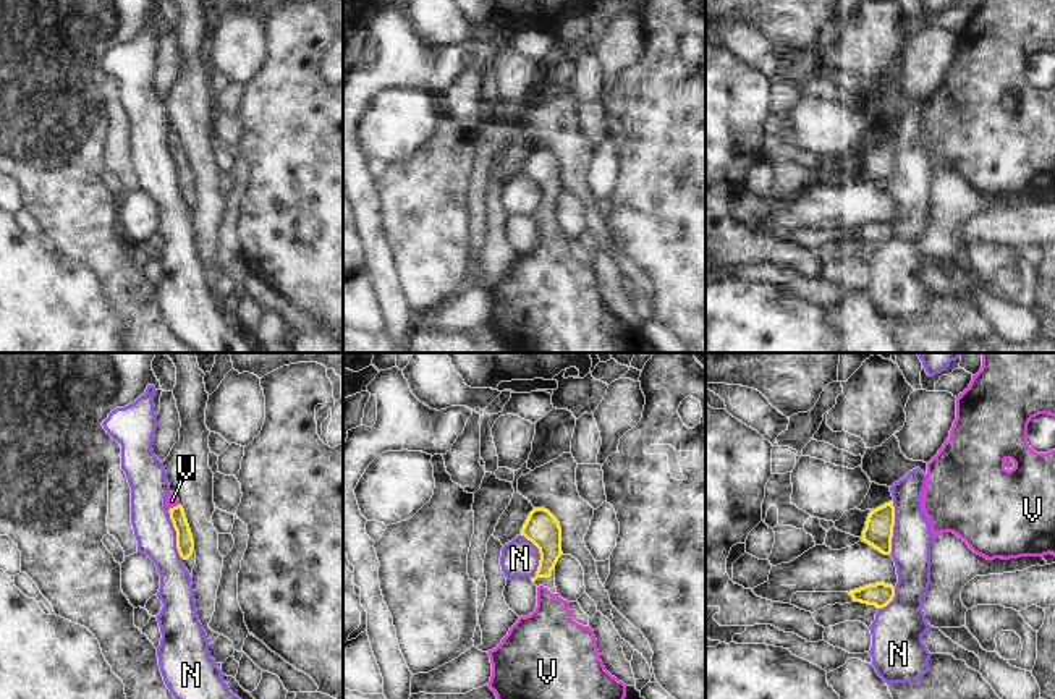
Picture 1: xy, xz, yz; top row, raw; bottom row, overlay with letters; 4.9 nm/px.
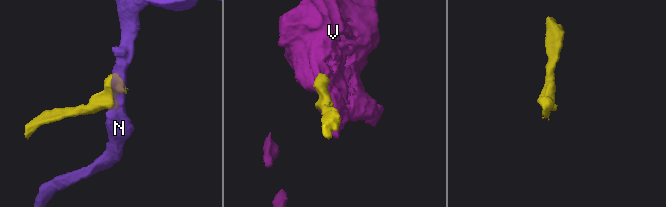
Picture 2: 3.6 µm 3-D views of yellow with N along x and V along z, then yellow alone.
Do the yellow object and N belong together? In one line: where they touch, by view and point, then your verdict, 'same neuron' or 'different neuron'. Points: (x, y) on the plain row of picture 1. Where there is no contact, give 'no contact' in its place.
meets yellow in yz at (892, 165); different neuron

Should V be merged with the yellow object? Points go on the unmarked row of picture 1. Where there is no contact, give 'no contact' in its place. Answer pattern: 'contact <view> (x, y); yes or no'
contact xy (173, 144); yes

